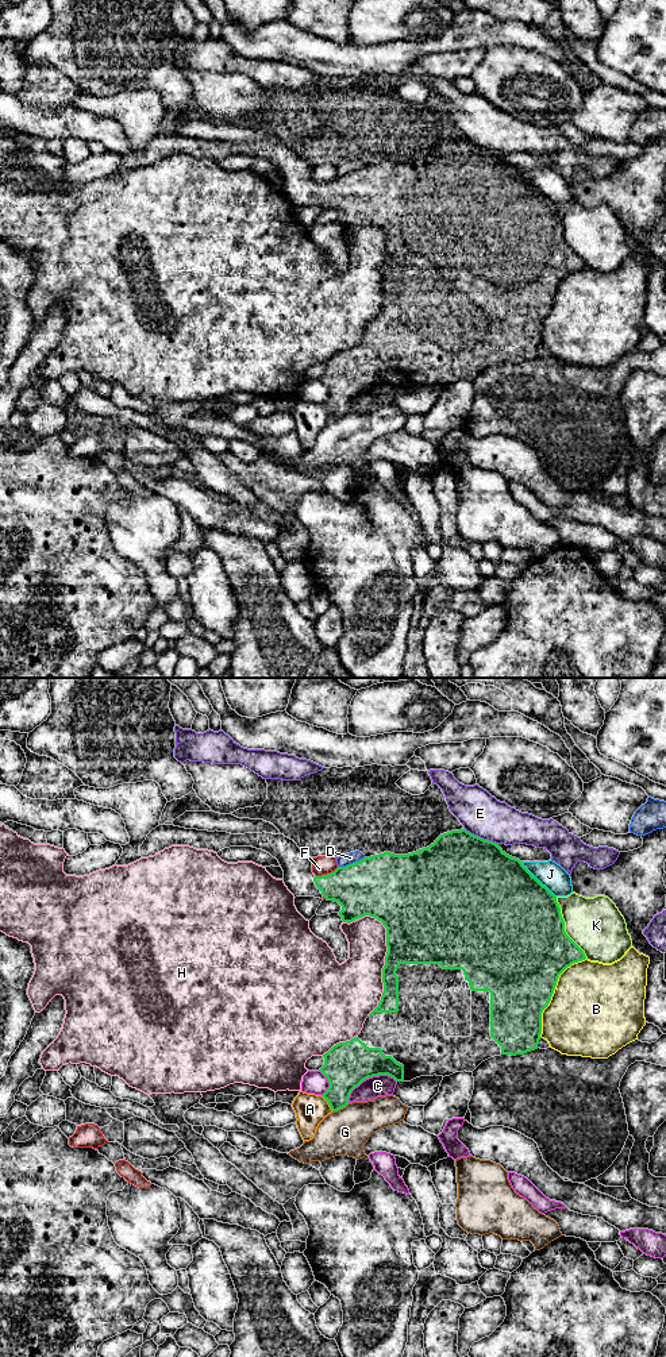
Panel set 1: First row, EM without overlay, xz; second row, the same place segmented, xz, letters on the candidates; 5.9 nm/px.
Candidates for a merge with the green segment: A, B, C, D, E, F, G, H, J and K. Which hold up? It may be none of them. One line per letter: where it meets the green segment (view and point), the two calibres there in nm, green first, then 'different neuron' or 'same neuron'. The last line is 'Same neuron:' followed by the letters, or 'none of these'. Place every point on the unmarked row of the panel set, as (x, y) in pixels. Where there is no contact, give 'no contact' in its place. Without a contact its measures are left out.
A: meets green in xz at (328, 412); 280 nm thick on the green side, 180 nm on the other; different neuron
B: meets green in xz at (553, 301); 480 nm thick on the green side, 500 nm on the other; different neuron
C: meets green in xz at (368, 386); 280 nm thick on the green side, 130 nm on the other; different neuron
D: meets green in xz at (353, 172); 400 nm thick on the green side, 70 nm on the other; different neuron
E: meets green in xz at (480, 146); 500 nm thick on the green side, 260 nm on the other; different neuron
F: meets green in xz at (327, 182); 340 nm thick on the green side, 110 nm on the other; different neuron
G: meets green in xz at (341, 416); 260 nm thick on the green side, 280 nm on the other; different neuron
H: meets green in xz at (385, 270); 360 nm thick on the green side, 340 nm on the other; different neuron
J: meets green in xz at (536, 188); 500 nm thick on the green side, 150 nm on the other; different neuron
K: meets green in xz at (564, 236); 500 nm thick on the green side, 320 nm on the other; different neuron
Same neuron: none of these

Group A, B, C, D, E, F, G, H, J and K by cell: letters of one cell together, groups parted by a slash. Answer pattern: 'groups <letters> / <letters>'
groups A / B / C / D / E / F / G / H / J / K

